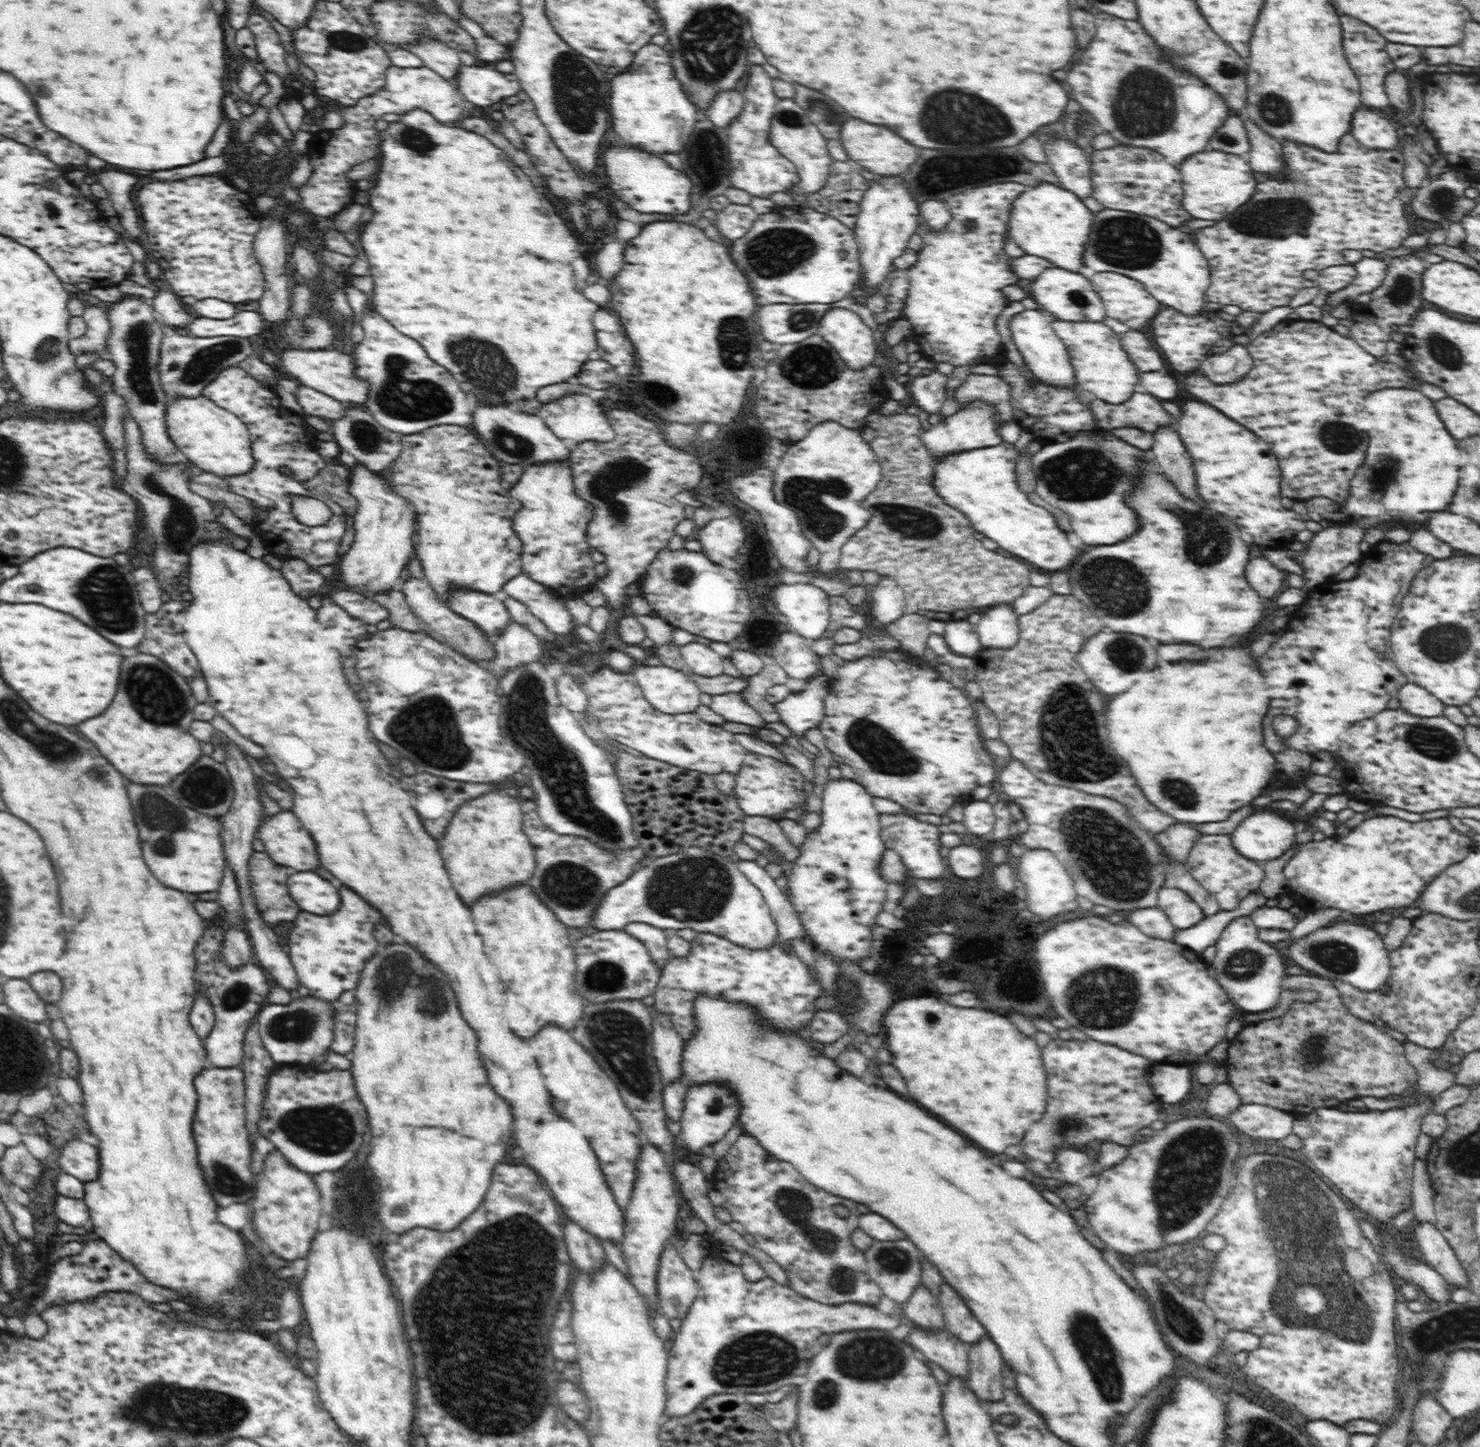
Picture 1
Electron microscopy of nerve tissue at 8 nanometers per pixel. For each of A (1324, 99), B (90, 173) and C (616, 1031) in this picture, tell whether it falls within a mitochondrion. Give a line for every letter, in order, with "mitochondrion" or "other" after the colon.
A: other
B: other
C: mitochondrion

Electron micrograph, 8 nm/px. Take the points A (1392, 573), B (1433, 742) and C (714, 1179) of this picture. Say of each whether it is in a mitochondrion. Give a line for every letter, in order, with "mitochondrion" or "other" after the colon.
A: other
B: mitochondrion
C: other

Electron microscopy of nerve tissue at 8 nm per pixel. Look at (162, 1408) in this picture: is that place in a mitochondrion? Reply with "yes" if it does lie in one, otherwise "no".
yes

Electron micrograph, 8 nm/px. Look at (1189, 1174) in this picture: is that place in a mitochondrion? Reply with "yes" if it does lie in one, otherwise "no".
yes

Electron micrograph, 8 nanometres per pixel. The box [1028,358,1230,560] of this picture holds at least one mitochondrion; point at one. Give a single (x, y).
(1080, 473)

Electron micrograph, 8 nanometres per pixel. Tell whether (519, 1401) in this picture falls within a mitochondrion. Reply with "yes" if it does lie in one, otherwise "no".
yes

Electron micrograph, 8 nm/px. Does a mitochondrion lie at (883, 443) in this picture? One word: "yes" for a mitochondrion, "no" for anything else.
no

